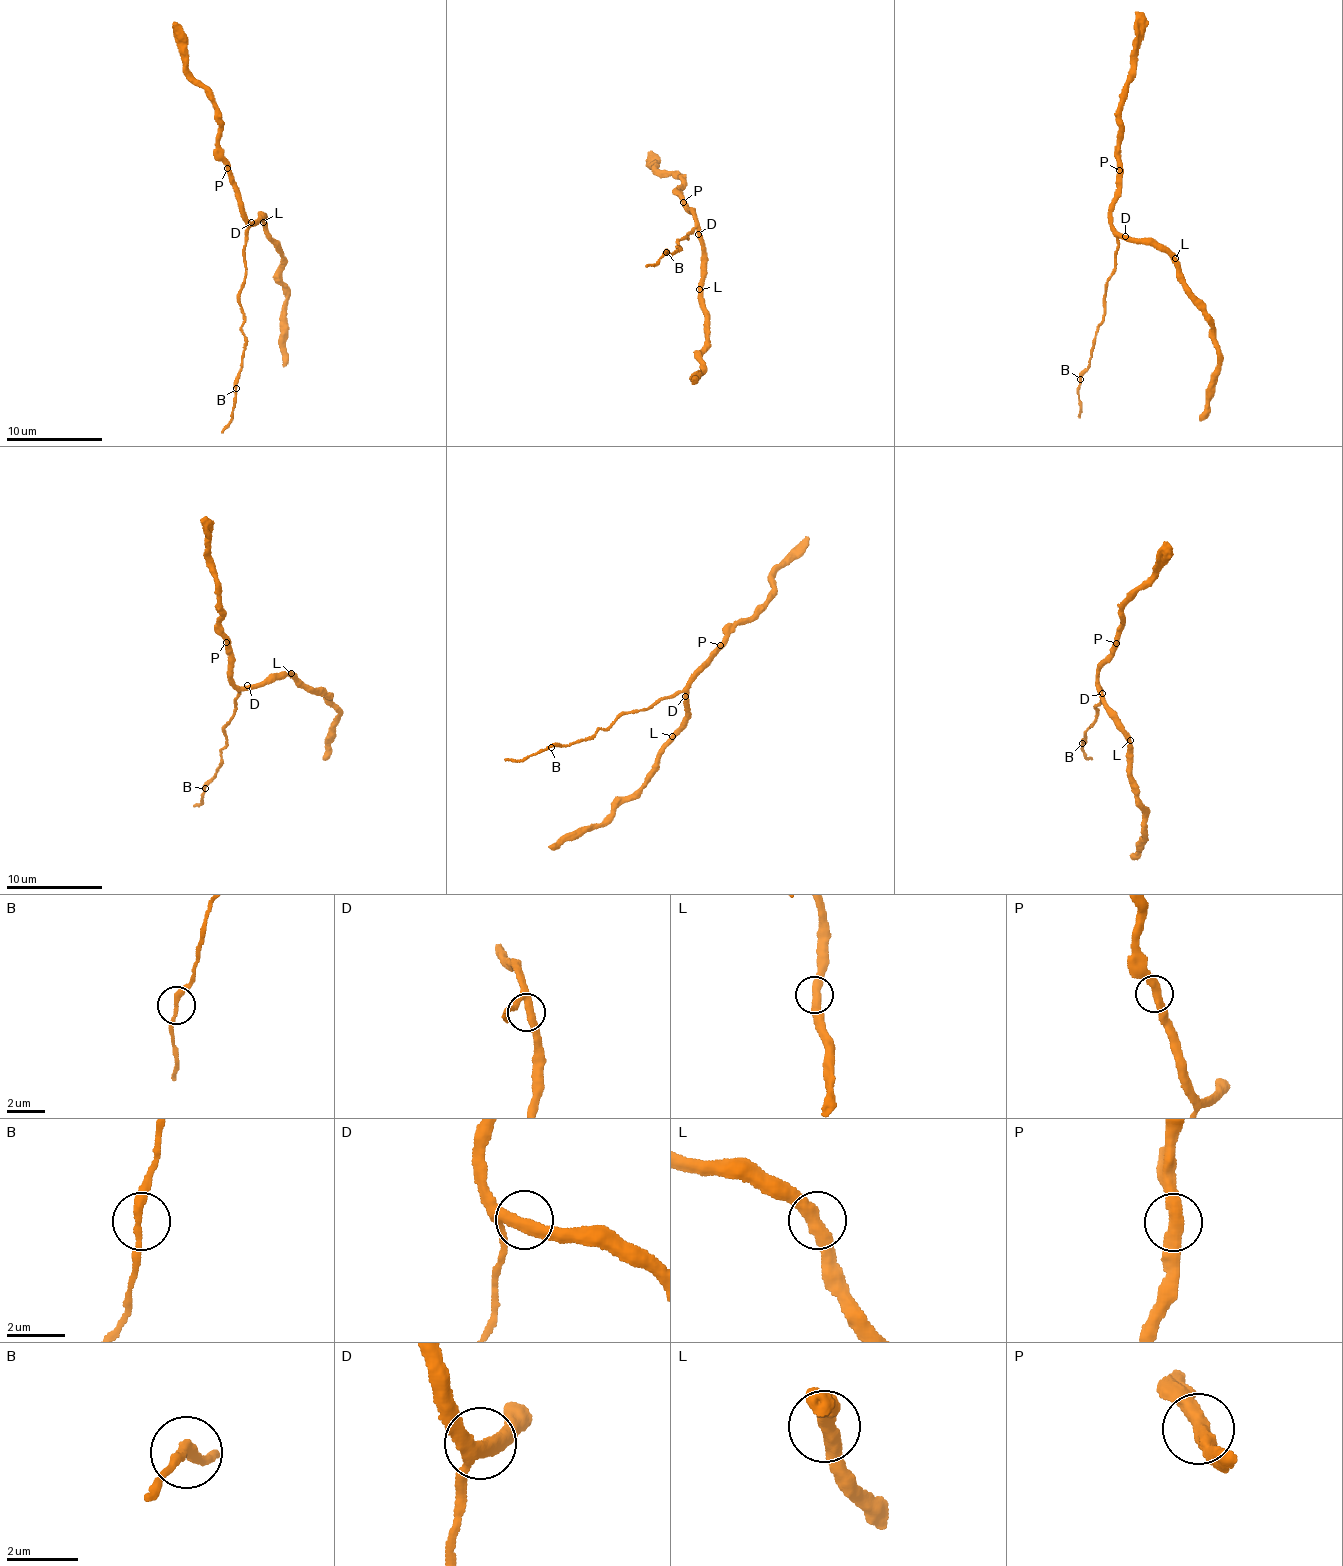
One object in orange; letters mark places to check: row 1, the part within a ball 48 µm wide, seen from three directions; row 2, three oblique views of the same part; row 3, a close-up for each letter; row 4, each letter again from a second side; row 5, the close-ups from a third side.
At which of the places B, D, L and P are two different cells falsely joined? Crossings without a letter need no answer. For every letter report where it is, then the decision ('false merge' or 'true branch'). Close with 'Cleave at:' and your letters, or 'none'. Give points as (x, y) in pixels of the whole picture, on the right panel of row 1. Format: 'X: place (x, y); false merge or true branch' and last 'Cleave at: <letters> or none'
B: place (1080, 379); true branch
D: place (1125, 236); true branch
L: place (1175, 258); true branch
P: place (1119, 170); true branch
Cleave at: none

